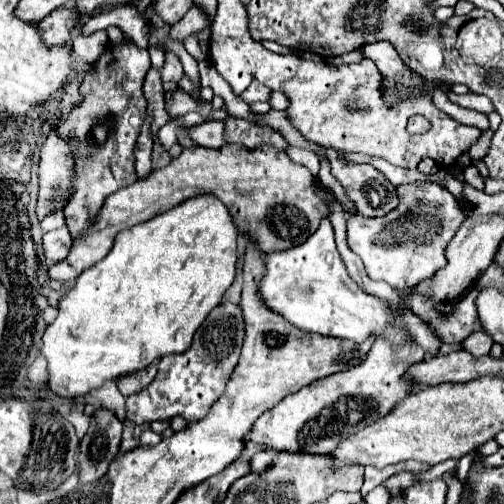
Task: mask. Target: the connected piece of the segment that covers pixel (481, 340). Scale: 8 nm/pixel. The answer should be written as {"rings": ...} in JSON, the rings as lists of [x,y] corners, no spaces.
{"rings":[[[476,332],[476,334],[472,334],[470,338],[462,340],[462,348],[464,348],[466,352],[470,352],[472,356],[486,356],[486,354],[490,352],[490,348],[492,348],[492,340],[490,340],[488,334]]]}

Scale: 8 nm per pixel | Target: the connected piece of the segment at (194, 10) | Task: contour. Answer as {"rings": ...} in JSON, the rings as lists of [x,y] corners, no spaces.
{"rings":[[[194,4],[180,22],[176,22],[174,26],[170,26],[168,36],[170,36],[172,40],[178,40],[178,42],[184,44],[184,40],[186,40],[188,36],[198,34],[202,28],[206,28],[206,26],[210,26],[210,24],[212,24],[212,18],[206,18],[206,12],[204,12],[198,4]]]}

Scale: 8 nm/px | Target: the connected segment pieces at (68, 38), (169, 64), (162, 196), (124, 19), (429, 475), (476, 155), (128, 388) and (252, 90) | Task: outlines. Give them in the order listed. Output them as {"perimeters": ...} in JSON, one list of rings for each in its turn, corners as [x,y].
{"perimeters":[[[[60,6],[58,10],[52,10],[46,18],[38,22],[42,40],[46,46],[56,46],[64,42],[72,42],[72,30],[76,24],[78,14],[72,8]]],[[[164,46],[164,52],[166,52],[166,64],[162,68],[162,86],[164,86],[164,90],[170,90],[172,86],[176,86],[176,80],[184,74],[184,70],[182,70],[182,62],[176,54],[172,54],[166,46]]],[[[224,144],[218,150],[192,146],[182,150],[182,154],[168,166],[152,170],[144,180],[136,180],[132,186],[110,194],[92,226],[82,236],[74,238],[70,254],[48,268],[48,280],[70,282],[78,278],[88,266],[110,252],[120,230],[168,212],[198,194],[214,194],[226,204],[238,232],[254,238],[258,250],[264,252],[288,250],[304,244],[316,232],[320,220],[330,214],[328,198],[320,194],[316,178],[306,166],[292,162],[286,150],[274,146],[246,148],[238,144]]],[[[122,6],[112,12],[98,14],[96,18],[88,20],[82,26],[82,36],[90,36],[96,30],[102,30],[102,26],[118,26],[123,33],[128,34],[132,41],[140,48],[148,48],[149,26],[142,20],[138,10],[134,6]]],[[[448,459],[442,463],[431,466],[426,472],[417,474],[418,482],[431,482],[441,478],[446,472],[452,471],[457,466],[458,460]]],[[[486,130],[486,132],[482,132],[482,136],[478,138],[478,142],[470,148],[470,152],[468,152],[468,156],[470,156],[470,160],[472,162],[480,162],[484,156],[486,156],[486,150],[490,148],[490,140],[492,140],[492,136],[494,136],[494,130]]],[[[150,364],[146,370],[134,374],[134,376],[128,376],[128,378],[120,378],[118,380],[118,390],[122,392],[122,396],[132,396],[132,394],[138,394],[142,392],[156,376],[156,364]]],[[[254,82],[254,84],[246,90],[246,94],[242,94],[242,98],[244,98],[248,104],[250,104],[250,102],[256,102],[256,100],[260,100],[260,102],[270,102],[270,94],[272,94],[272,90],[266,90],[266,86]]]]}

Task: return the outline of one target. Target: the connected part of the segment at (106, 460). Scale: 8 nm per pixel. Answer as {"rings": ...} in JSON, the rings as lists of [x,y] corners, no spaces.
{"rings":[[[98,408],[90,418],[90,430],[80,442],[80,484],[102,478],[110,462],[118,456],[122,442],[122,422],[112,410]]]}

